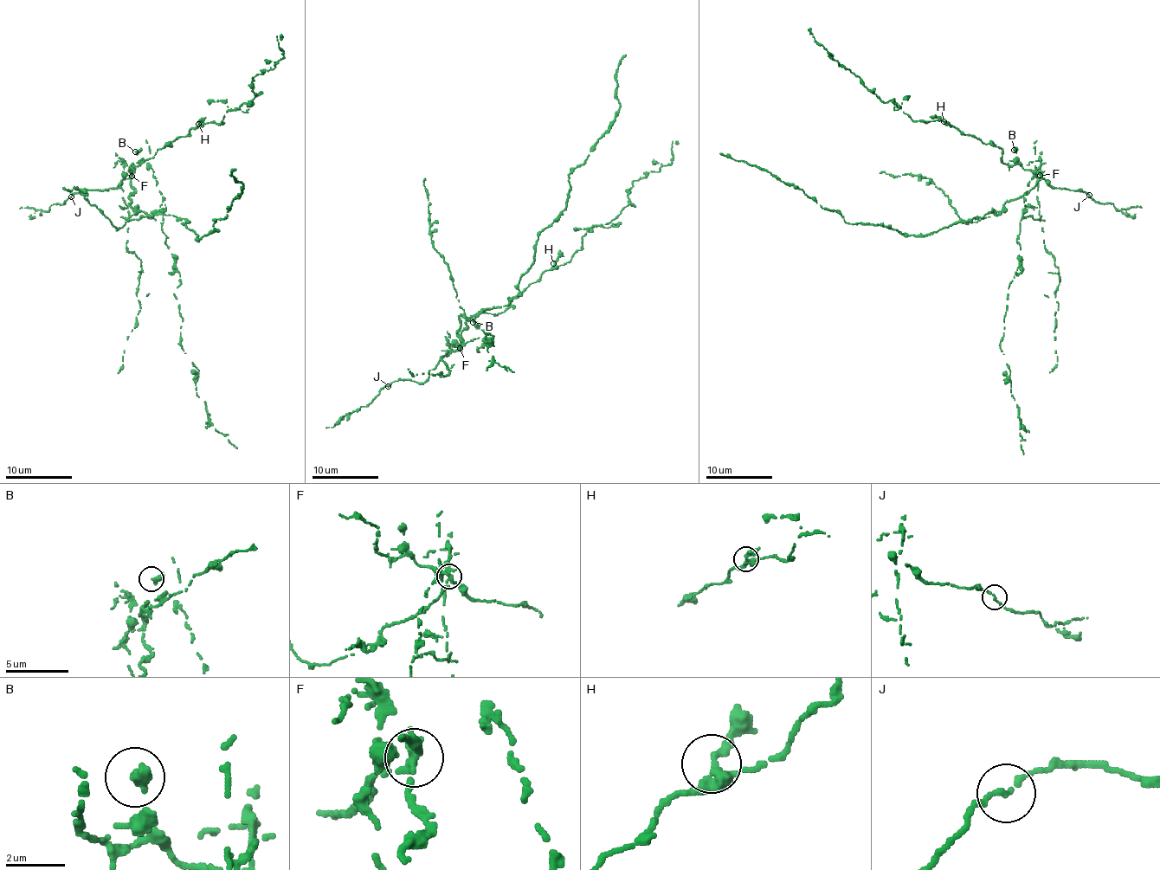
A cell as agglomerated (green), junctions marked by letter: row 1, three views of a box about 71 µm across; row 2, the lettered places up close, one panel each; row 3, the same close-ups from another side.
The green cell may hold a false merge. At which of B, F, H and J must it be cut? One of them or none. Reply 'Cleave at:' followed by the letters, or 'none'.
Cleave at: F

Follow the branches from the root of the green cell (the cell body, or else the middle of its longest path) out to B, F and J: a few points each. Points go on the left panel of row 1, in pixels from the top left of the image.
B: (132, 193), (132, 173), (128, 170), (140, 158), (135, 151)
F: (132, 193), (132, 175)
J: (132, 193), (132, 182), (125, 178), (114, 189), (83, 189), (71, 196)

